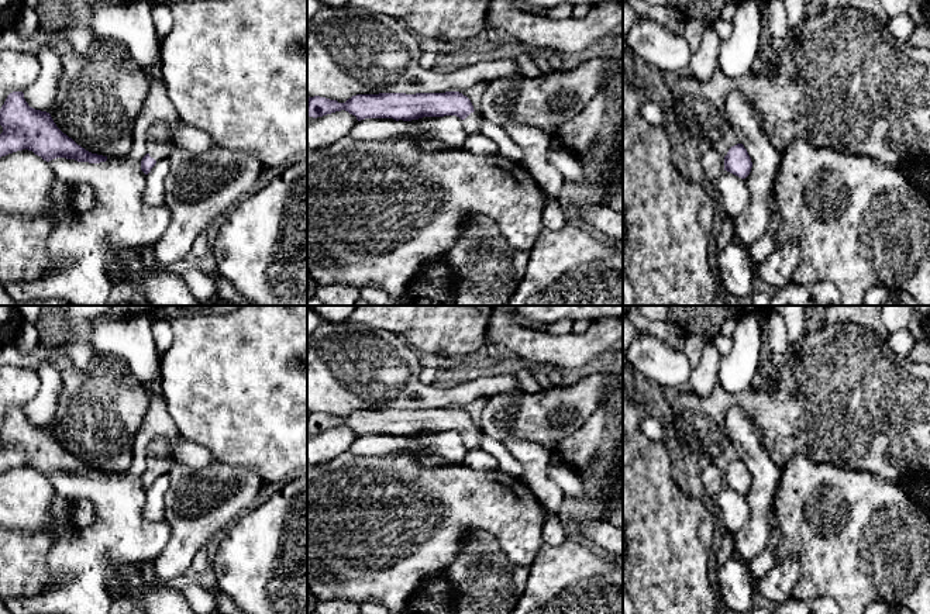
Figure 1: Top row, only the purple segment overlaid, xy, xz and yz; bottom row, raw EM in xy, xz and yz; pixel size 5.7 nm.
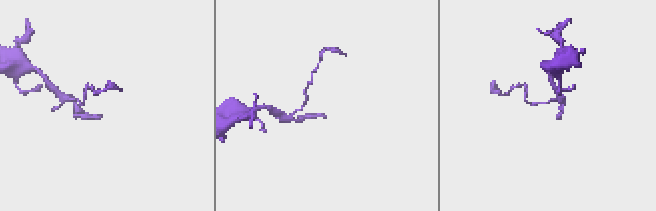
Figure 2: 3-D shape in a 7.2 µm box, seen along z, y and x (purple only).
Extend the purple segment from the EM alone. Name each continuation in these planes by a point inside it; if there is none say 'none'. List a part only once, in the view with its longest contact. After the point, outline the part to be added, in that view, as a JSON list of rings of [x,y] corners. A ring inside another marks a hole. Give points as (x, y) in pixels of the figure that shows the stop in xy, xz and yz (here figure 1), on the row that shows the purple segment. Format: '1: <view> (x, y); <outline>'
1: xz (472, 123); [[[471,113],[465,120],[464,120],[464,128],[466,134],[475,134],[480,132],[482,123],[485,118],[480,115],[480,113]]]

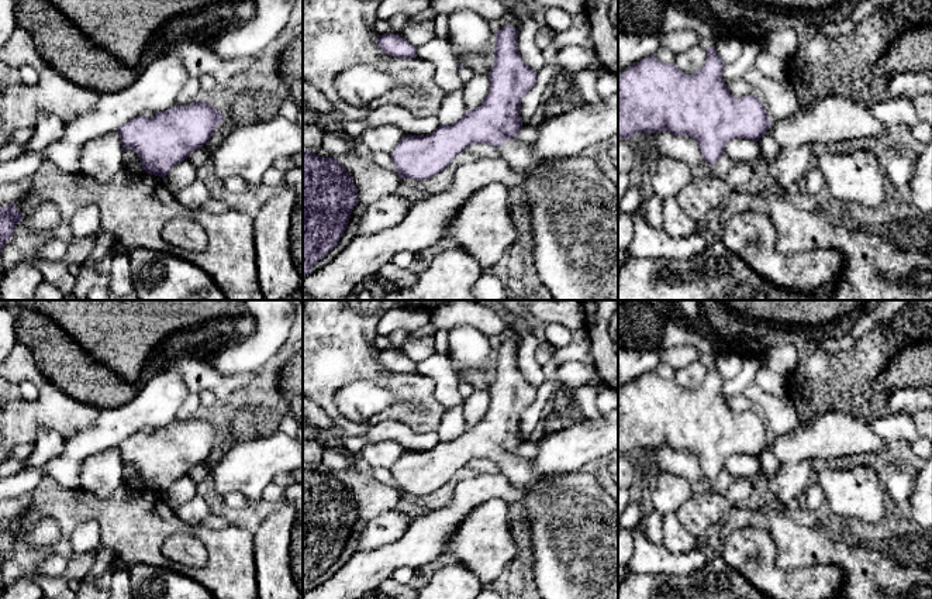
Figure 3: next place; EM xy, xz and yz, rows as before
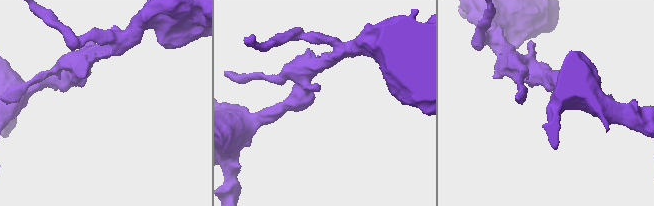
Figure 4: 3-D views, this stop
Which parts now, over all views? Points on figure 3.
1: xz (573, 205); [[[515,138],[497,149],[514,171],[524,175],[517,190],[524,194],[531,213],[534,249],[528,258],[553,300],[618,300],[618,187],[614,182],[587,156],[543,162],[536,158],[532,144],[522,144]]]

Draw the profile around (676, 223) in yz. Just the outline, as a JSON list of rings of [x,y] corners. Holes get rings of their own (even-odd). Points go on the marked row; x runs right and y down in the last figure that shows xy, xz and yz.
[[[676,196],[663,199],[663,228],[673,238],[687,238],[697,233],[695,223],[683,211]]]

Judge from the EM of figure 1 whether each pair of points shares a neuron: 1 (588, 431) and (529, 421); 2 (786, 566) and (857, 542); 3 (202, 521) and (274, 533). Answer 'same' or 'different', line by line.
1: different
2: different
3: different

